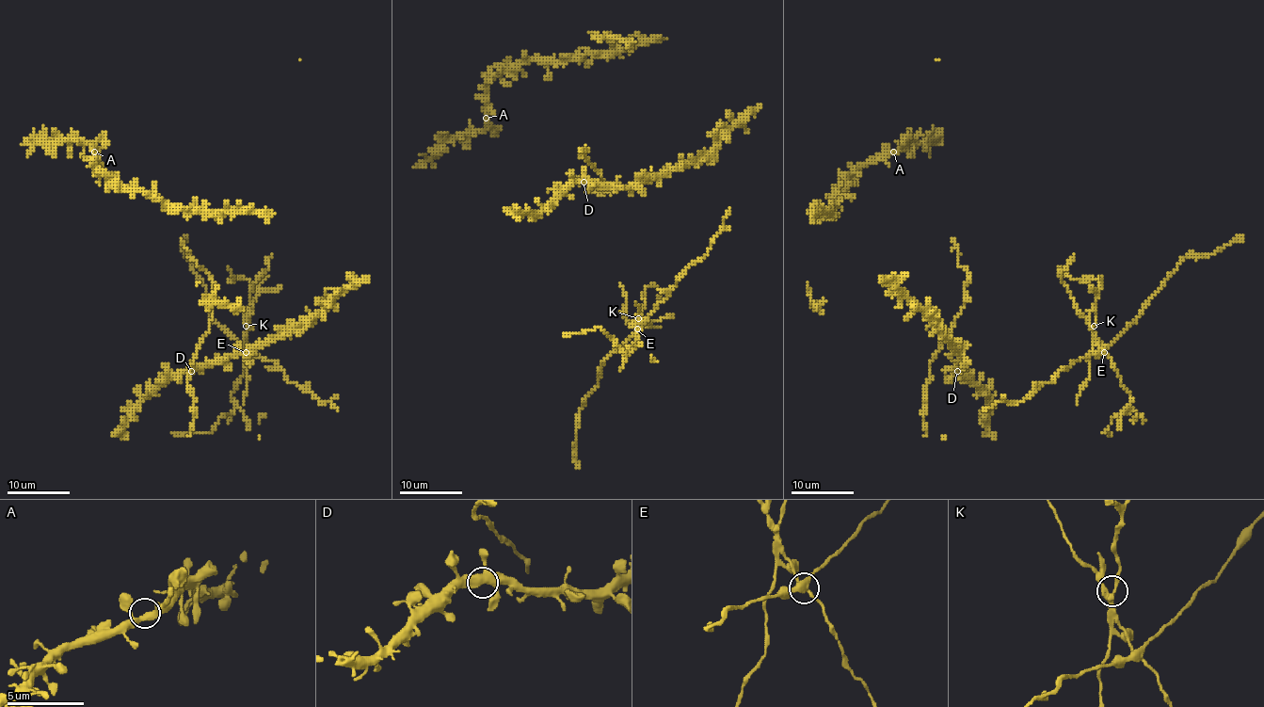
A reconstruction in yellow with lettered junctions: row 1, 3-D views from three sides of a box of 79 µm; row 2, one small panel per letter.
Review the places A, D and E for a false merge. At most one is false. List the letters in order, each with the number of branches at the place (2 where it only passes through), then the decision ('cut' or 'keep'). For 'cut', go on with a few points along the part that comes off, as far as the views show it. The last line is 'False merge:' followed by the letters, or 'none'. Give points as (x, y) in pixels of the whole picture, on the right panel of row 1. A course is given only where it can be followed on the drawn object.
A: 3 branches meet; keep
D: 4 branches meet; keep
E: 4 branches meet; cut; foreign part runs (1104, 352), (1132, 401), (1131, 409), (1127, 413), (1117, 415), (1103, 432), (1109, 433)
False merge: E

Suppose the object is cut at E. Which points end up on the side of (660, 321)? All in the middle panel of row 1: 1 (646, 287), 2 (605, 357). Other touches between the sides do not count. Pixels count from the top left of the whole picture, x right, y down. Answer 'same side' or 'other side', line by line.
1: same side
2: other side

